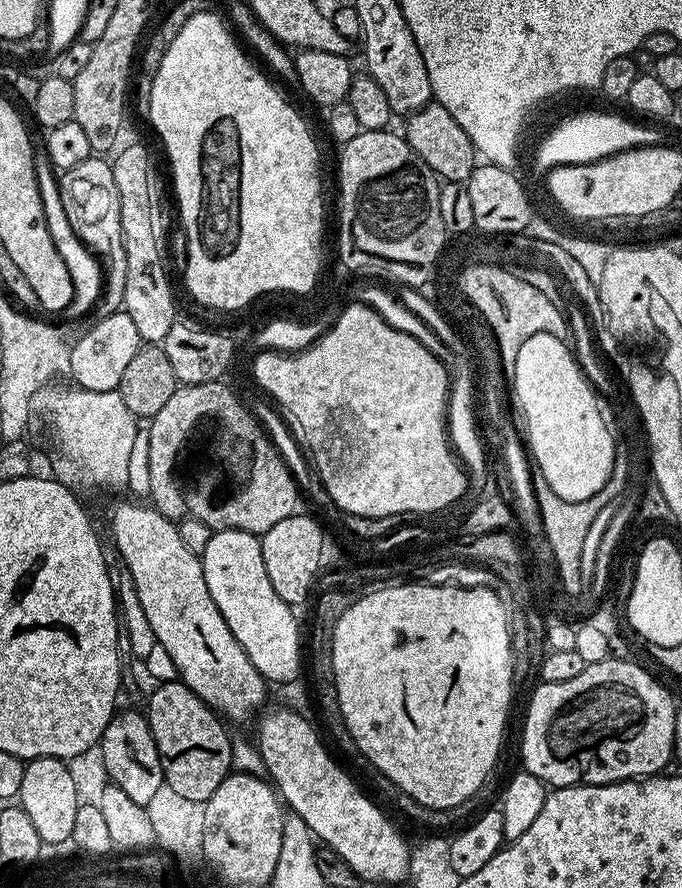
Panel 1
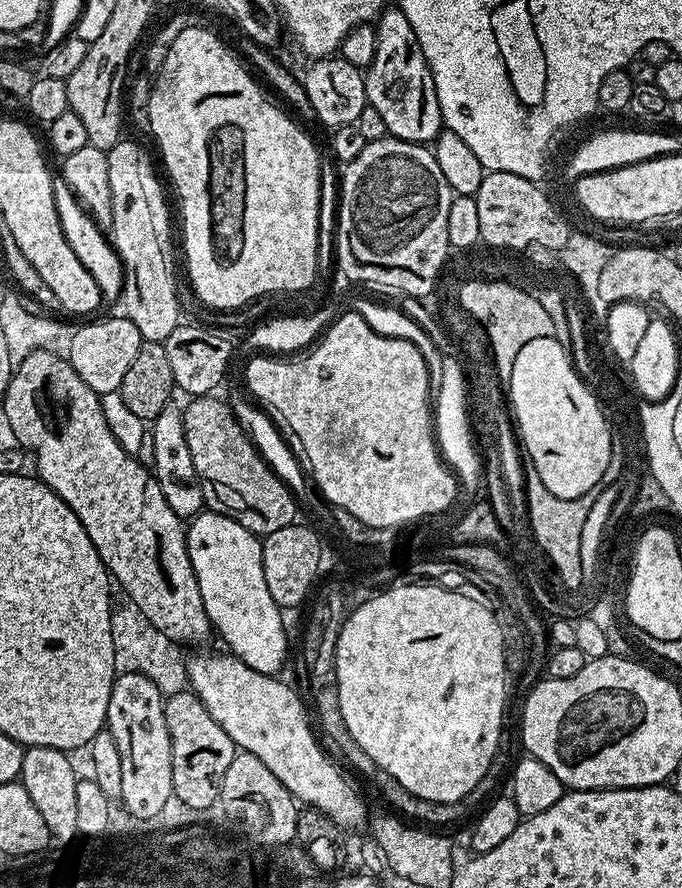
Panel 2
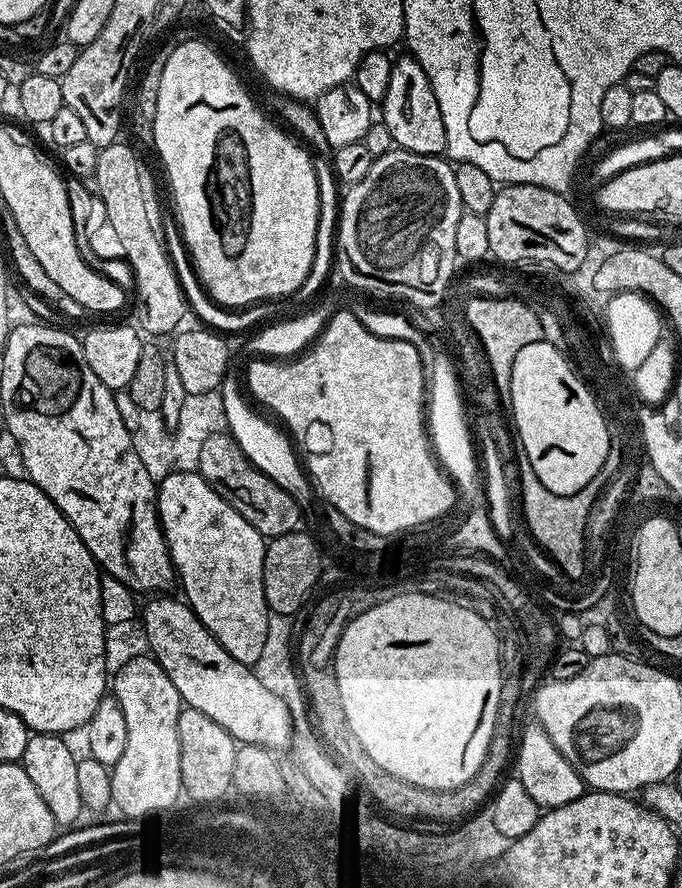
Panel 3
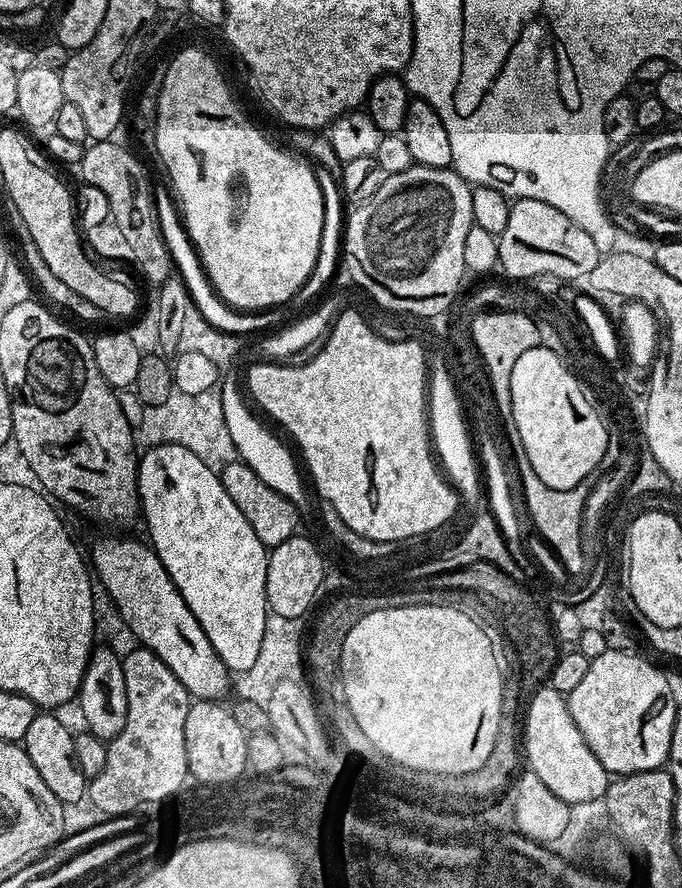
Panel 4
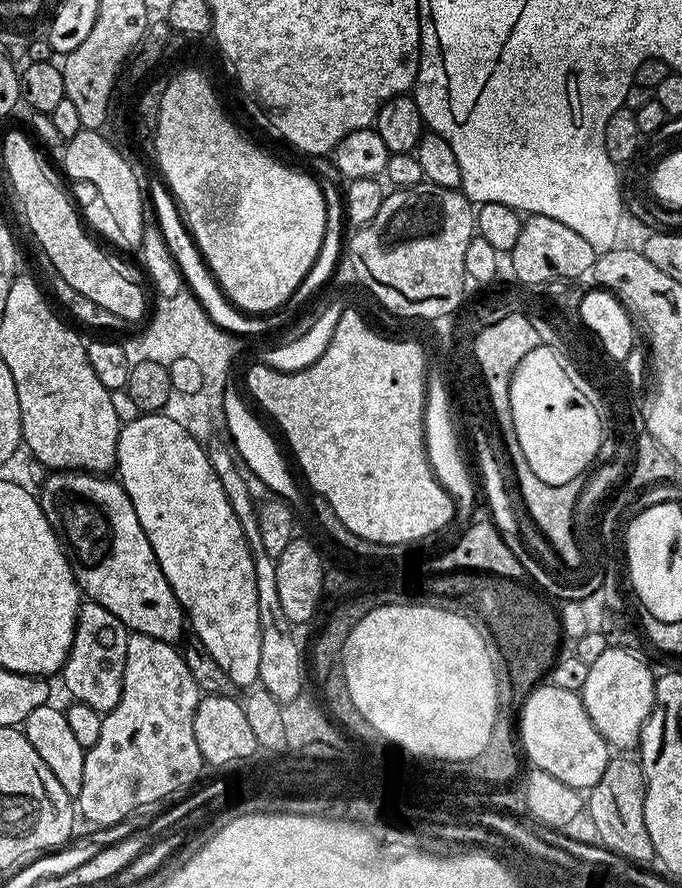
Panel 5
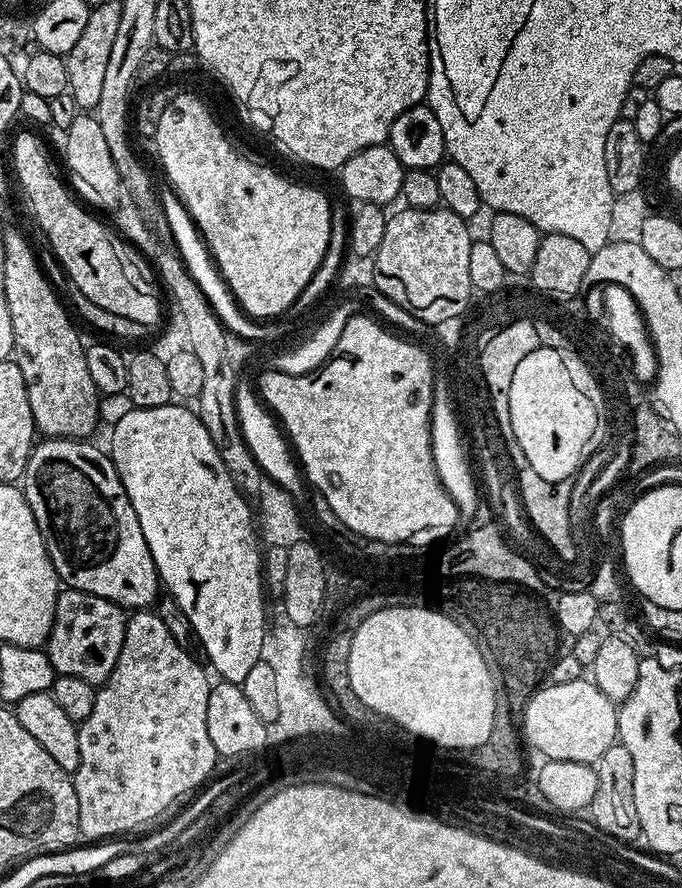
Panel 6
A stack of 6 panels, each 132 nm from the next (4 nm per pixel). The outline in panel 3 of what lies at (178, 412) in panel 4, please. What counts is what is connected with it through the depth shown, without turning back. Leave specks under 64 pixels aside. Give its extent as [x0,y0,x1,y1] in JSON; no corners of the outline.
[132,390,227,478]

